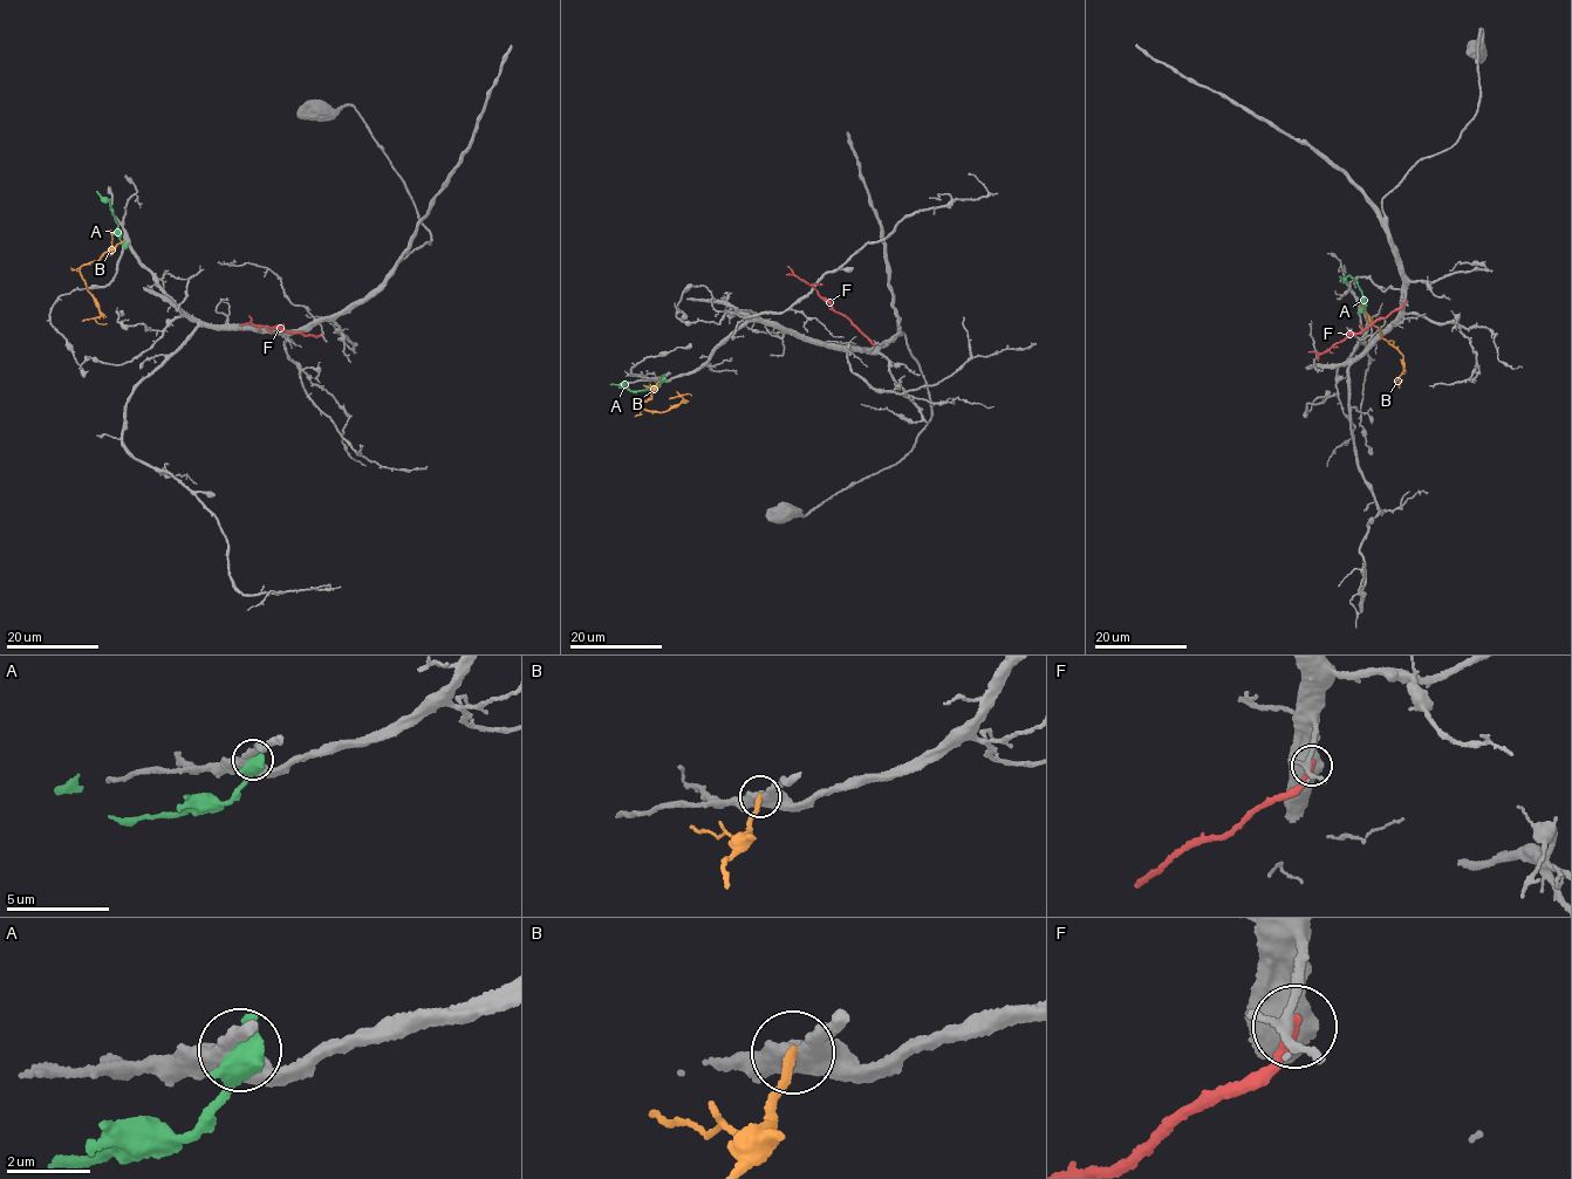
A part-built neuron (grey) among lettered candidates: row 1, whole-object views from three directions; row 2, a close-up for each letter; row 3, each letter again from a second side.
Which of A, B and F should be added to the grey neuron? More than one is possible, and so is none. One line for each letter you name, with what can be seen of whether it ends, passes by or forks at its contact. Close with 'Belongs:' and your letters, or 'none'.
Belongs: none

